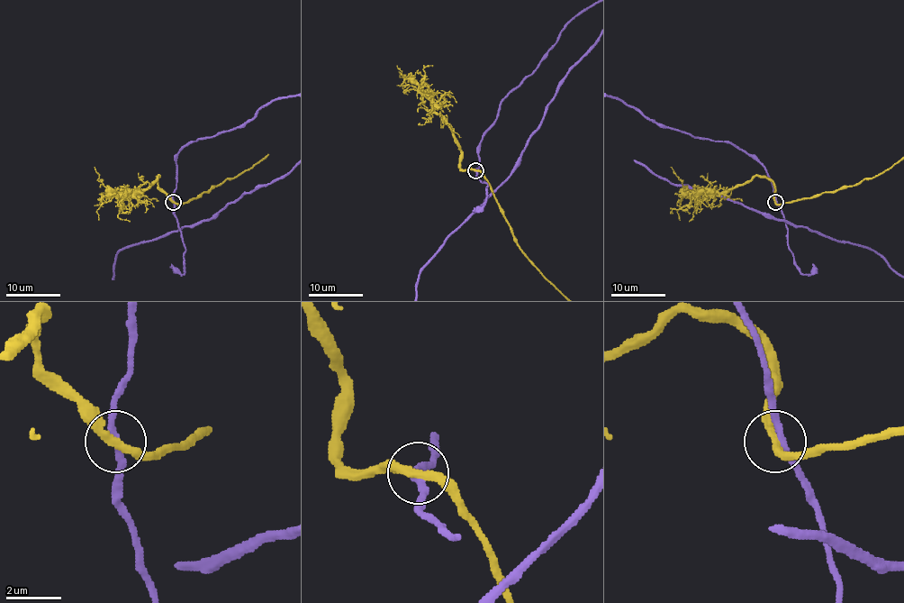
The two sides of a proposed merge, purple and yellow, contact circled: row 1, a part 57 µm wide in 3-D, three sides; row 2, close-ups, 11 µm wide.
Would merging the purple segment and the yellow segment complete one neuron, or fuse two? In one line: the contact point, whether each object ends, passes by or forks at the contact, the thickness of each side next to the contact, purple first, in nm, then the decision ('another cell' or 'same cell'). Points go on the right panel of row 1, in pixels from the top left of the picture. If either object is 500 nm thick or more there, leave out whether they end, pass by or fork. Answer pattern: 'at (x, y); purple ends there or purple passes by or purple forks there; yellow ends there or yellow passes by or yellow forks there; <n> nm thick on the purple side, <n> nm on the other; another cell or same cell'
at (775, 202); purple passes by; yellow passes by; 220 nm thick on the purple side, 280 nm on the other; another cell

